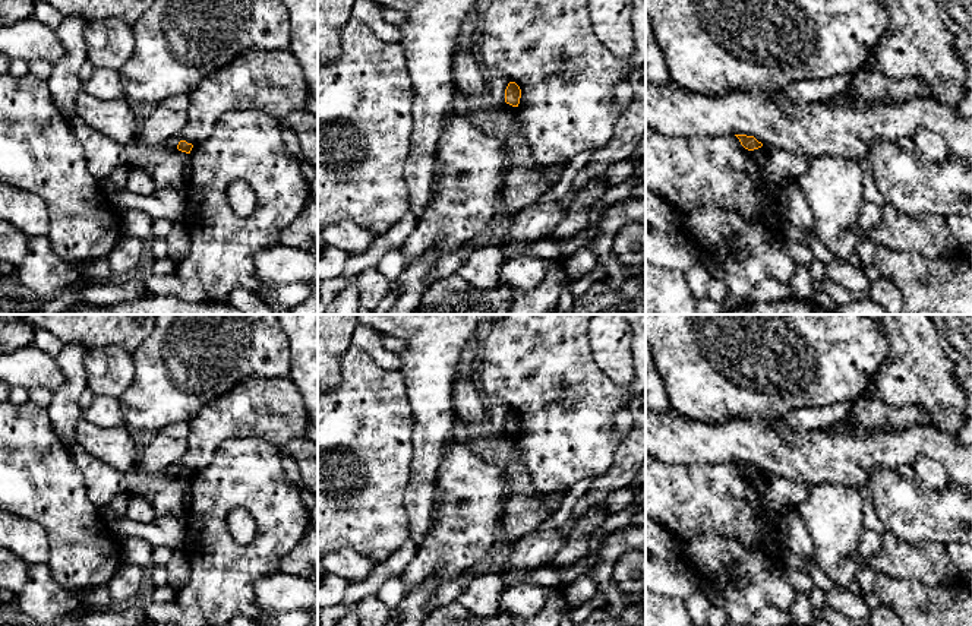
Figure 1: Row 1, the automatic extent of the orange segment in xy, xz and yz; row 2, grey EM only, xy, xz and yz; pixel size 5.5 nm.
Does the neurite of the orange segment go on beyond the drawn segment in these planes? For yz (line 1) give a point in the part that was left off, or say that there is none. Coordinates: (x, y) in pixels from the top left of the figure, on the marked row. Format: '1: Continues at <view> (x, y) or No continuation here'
1: No continuation here

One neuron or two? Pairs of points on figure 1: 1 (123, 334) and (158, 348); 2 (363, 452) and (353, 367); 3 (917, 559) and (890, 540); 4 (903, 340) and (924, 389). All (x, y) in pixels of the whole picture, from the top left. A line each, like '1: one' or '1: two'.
1: two
2: one
3: one
4: one

